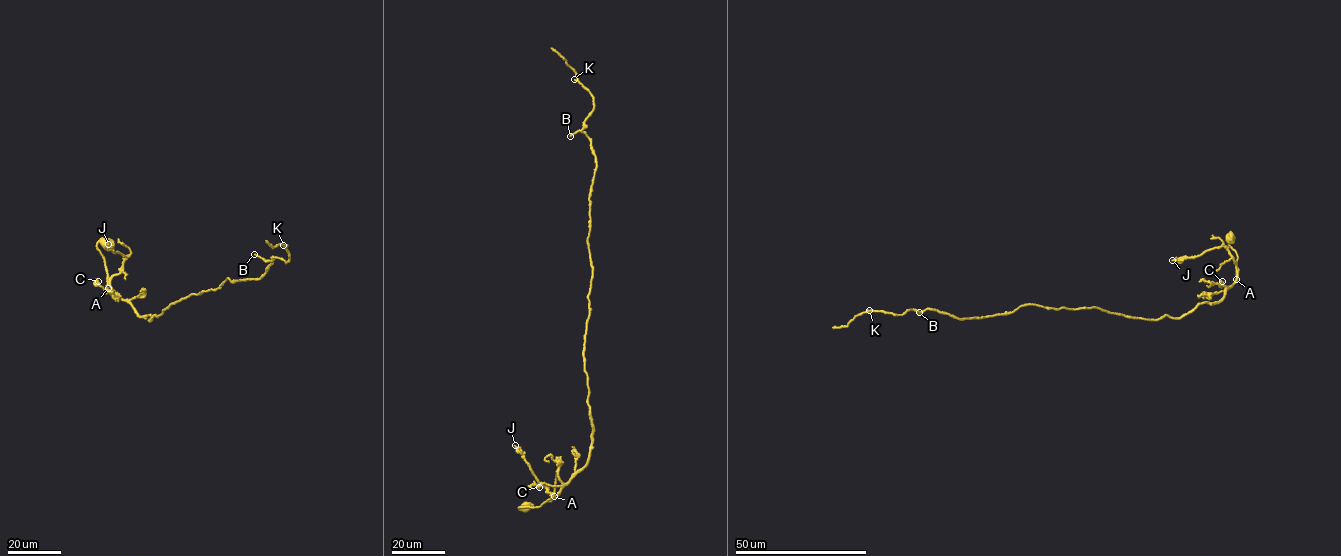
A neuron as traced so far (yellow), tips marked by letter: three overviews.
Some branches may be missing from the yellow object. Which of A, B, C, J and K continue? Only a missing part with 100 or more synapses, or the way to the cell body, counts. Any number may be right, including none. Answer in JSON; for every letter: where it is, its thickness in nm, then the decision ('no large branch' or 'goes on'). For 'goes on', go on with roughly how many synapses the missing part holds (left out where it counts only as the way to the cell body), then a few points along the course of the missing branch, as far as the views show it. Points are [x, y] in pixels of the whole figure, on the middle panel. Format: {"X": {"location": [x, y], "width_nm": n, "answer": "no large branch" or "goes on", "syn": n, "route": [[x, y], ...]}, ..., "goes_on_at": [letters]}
{"A": {"location": [554, 496], "width_nm": 110, "answer": "no large branch"}, "B": {"location": [570, 136], "width_nm": 190, "answer": "goes on", "syn": 140, "route": [[570, 136], [502, 144], [486, 201], [403, 248]]}, "C": {"location": [539, 487], "width_nm": 160, "answer": "no large branch"}, "J": {"location": [515, 445], "width_nm": 200, "answer": "no large branch"}, "K": {"location": [574, 79], "width_nm": 240, "answer": "no large branch"}, "goes_on_at": ["B"]}

